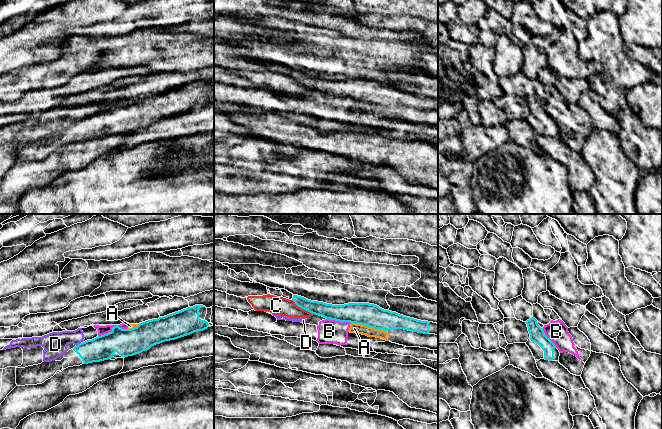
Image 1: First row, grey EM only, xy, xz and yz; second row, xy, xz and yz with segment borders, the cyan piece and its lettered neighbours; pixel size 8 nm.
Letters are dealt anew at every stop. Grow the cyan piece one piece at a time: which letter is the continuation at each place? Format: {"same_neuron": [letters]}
{"same_neuron": []}

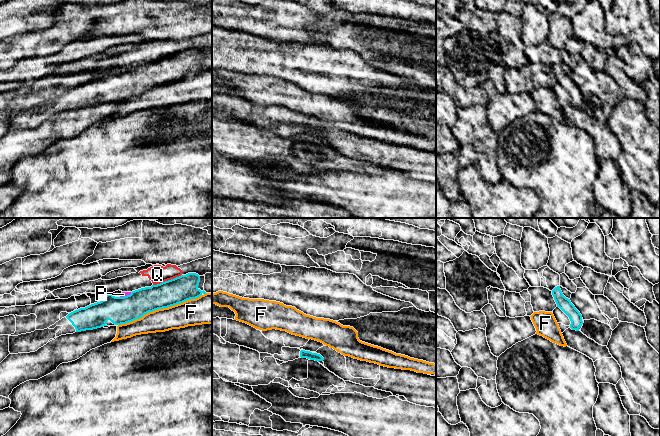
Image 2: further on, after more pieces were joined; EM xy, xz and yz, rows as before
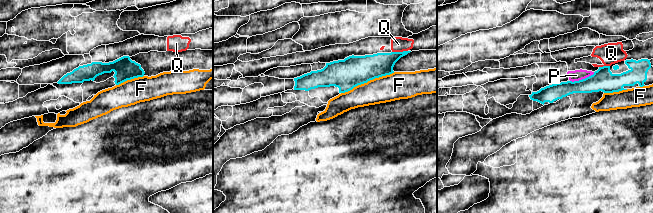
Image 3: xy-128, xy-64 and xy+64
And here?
{"same_neuron": []}

